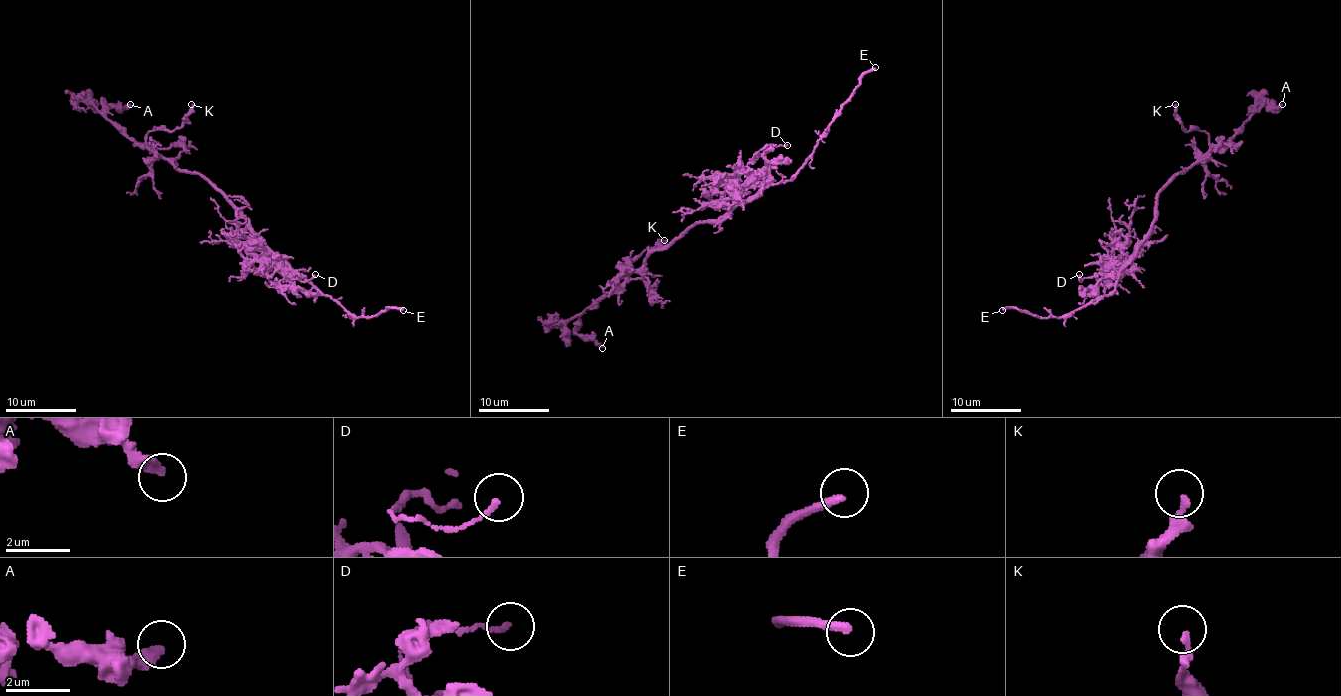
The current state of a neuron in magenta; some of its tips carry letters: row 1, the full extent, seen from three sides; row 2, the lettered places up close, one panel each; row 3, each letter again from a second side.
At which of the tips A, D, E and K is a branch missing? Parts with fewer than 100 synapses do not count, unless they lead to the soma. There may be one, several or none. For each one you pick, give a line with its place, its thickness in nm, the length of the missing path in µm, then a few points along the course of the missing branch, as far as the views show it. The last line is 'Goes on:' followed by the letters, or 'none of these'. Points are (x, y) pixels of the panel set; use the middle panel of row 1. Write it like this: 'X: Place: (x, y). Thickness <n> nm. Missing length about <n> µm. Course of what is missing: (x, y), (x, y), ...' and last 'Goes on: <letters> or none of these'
E: Place: (875, 67). Thickness 260 nm. Missing length about 40 µm
Goes on: E

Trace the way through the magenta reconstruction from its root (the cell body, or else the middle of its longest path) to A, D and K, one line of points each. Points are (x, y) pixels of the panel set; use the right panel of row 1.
A: (1153, 222), (1155, 197), (1180, 172), (1197, 163), (1213, 149), (1219, 149), (1266, 104), (1275, 107), (1282, 104)
D: (1153, 222), (1152, 232), (1139, 244), (1138, 253), (1116, 274), (1095, 274), (1081, 278), (1079, 281), (1079, 274)
K: (1153, 222), (1155, 197), (1180, 172), (1197, 163), (1210, 148), (1205, 132), (1185, 130), (1175, 104)

